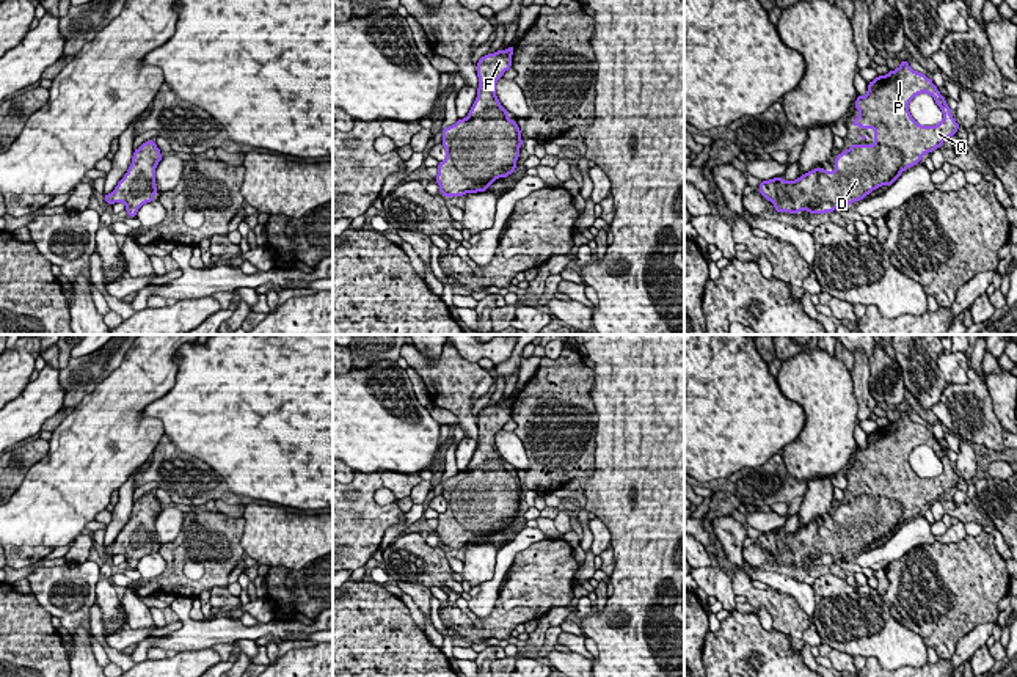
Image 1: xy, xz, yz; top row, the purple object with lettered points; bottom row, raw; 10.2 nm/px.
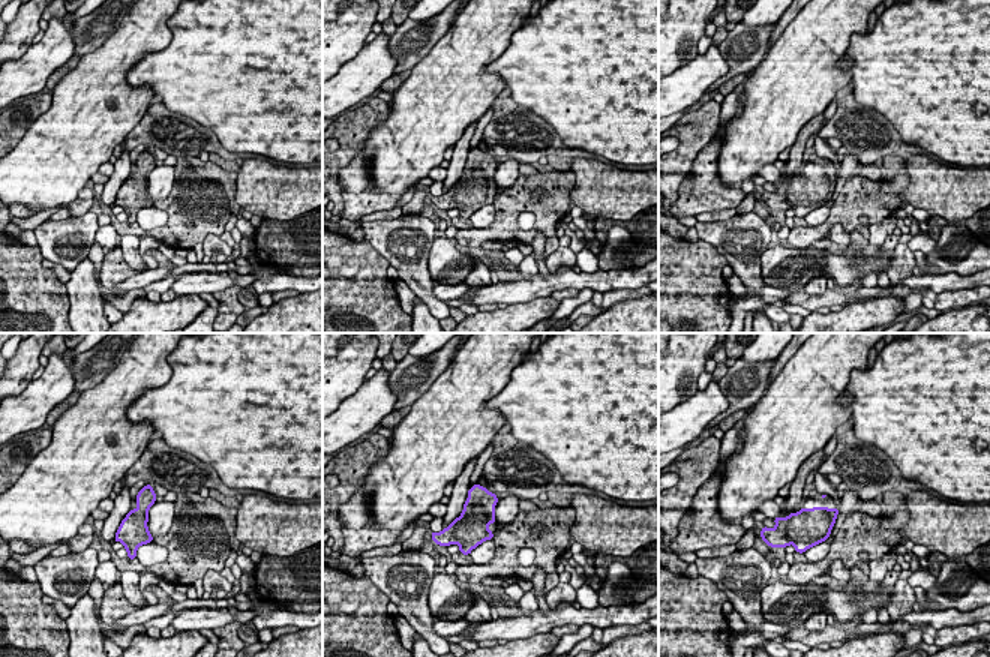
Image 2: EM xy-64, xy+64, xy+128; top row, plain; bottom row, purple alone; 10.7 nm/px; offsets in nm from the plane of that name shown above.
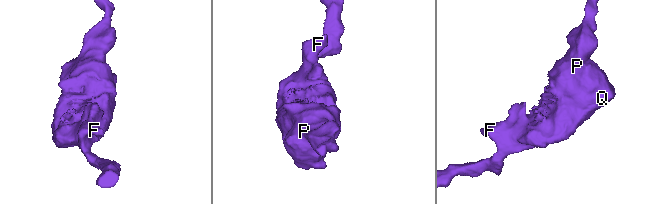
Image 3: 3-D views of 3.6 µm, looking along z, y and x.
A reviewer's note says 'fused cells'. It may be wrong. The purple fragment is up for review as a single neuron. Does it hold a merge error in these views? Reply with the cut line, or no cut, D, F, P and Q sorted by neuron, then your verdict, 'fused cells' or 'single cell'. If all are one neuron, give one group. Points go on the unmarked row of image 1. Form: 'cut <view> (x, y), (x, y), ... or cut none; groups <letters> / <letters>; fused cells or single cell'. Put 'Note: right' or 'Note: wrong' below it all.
cut none; groups D F P Q; single cell
Note: wrong

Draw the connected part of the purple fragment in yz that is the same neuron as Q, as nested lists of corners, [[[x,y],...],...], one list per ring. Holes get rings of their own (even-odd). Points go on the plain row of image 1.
[[[906,412],[899,419],[885,427],[877,427],[868,435],[865,448],[855,449],[855,462],[860,467],[852,473],[852,478],[874,482],[873,496],[854,496],[835,509],[835,521],[826,523],[822,518],[815,520],[796,532],[783,532],[774,529],[763,532],[758,540],[761,548],[775,558],[775,562],[797,565],[807,562],[813,567],[833,564],[838,559],[849,558],[854,553],[863,551],[873,542],[882,537],[891,537],[902,523],[920,515],[926,504],[940,500],[943,493],[956,487],[960,479],[951,467],[945,449],[939,440],[924,426],[912,423]],[[921,445],[934,449],[935,456],[942,460],[943,473],[935,478],[920,478],[909,463],[910,452]]]

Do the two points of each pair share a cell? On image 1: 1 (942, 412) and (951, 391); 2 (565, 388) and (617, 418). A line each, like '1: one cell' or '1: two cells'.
1: one cell
2: two cells

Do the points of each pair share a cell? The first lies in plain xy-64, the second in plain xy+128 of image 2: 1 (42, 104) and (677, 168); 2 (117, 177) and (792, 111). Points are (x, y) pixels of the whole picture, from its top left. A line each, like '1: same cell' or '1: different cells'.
1: same cell
2: different cells

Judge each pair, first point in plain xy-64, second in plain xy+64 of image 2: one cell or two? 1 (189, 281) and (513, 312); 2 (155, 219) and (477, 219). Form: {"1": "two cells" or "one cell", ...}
{"1": "two cells", "2": "one cell"}

